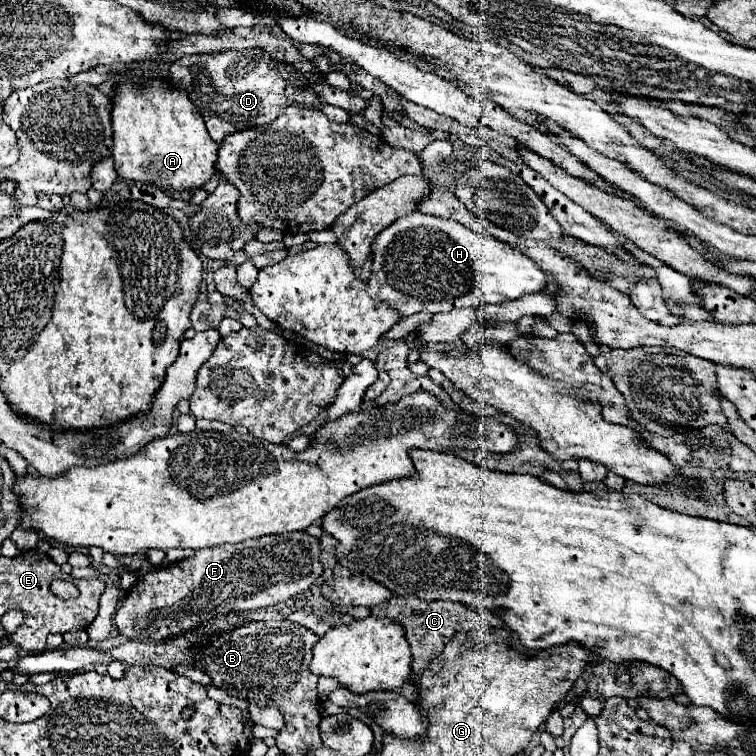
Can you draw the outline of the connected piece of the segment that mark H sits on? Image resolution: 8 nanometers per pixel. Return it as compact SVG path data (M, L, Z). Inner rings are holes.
M419 211L405 215L383 229L373 241L371 255L371 277L365 283L355 275L347 253L337 243L317 245L293 257L285 257L277 265L261 269L259 279L249 289L251 299L259 311L281 329L293 331L295 335L315 345L343 355L361 355L363 351L371 349L377 343L379 335L391 329L401 317L413 313L435 315L441 311L451 311L455 307L471 307L477 305L477 299L481 303L505 303L529 293L539 293L545 287L545 273L517 247L495 237L483 237L453 219L425 215Z

